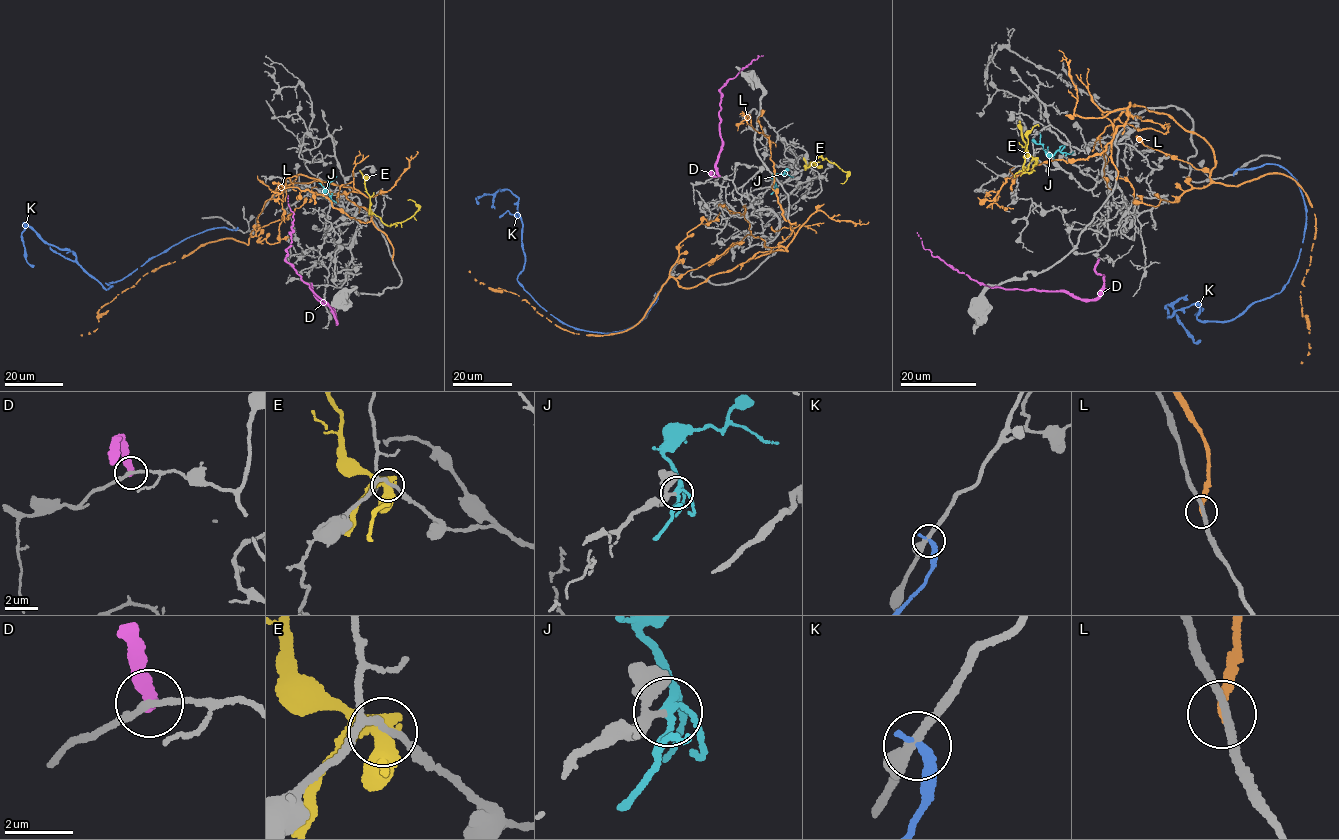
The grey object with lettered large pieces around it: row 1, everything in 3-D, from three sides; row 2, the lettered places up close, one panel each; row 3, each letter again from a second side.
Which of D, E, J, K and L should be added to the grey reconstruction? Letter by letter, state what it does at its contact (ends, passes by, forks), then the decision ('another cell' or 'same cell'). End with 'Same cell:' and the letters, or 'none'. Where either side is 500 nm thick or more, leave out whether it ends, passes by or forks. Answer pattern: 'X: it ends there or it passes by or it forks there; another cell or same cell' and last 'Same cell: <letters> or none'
D: it ends there; another cell
E: it forks there; another cell
J: it forks there; same cell
K: it ends there; another cell
L: it ends there; another cell
Same cell: J

